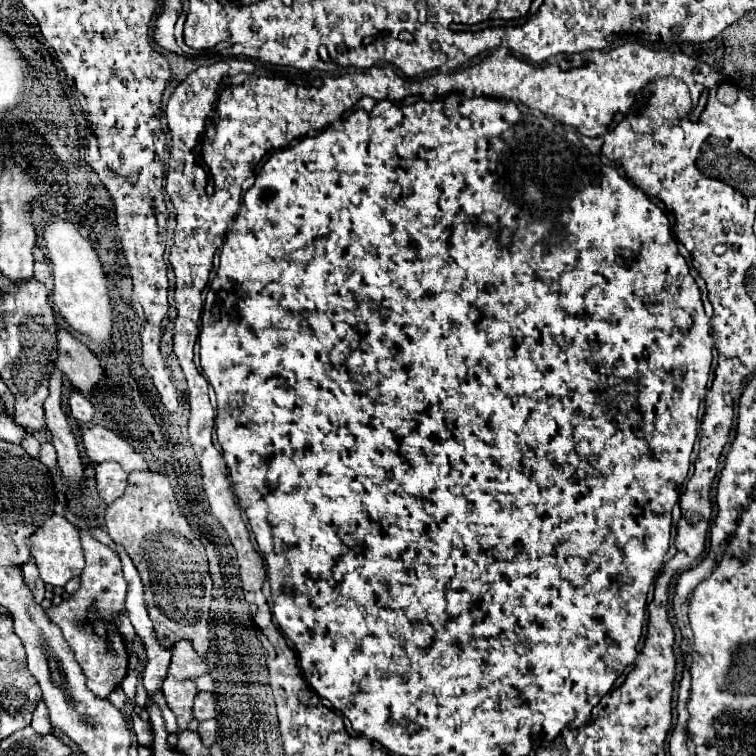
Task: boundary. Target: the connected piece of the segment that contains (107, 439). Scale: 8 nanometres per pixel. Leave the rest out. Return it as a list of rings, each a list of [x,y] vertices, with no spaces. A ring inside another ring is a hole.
[[[92,426],[84,432],[84,448],[92,462],[118,462],[126,474],[148,470],[144,458],[118,434],[104,426]]]

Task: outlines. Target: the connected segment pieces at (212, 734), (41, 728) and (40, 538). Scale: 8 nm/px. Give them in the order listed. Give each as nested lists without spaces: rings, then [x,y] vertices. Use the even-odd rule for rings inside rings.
[[[216,720],[200,722],[198,734],[200,734],[200,740],[202,740],[202,744],[204,744],[204,746],[214,744],[214,742],[216,742]]]
[[[38,704],[36,712],[34,712],[34,720],[30,724],[38,734],[50,734],[52,732],[52,724],[50,724],[50,718],[48,718],[48,712],[46,712],[46,704]]]
[[[50,516],[34,534],[32,534],[32,548],[30,554],[36,560],[40,570],[40,578],[52,586],[64,586],[70,578],[80,576],[84,568],[84,554],[80,548],[80,530],[70,524],[64,516]]]

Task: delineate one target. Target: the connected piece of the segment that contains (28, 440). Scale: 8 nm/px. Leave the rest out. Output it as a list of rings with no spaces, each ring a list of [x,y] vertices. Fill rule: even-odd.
[[[28,434],[21,443],[24,450],[33,458],[38,459],[40,456],[41,444],[36,440],[34,436]]]

